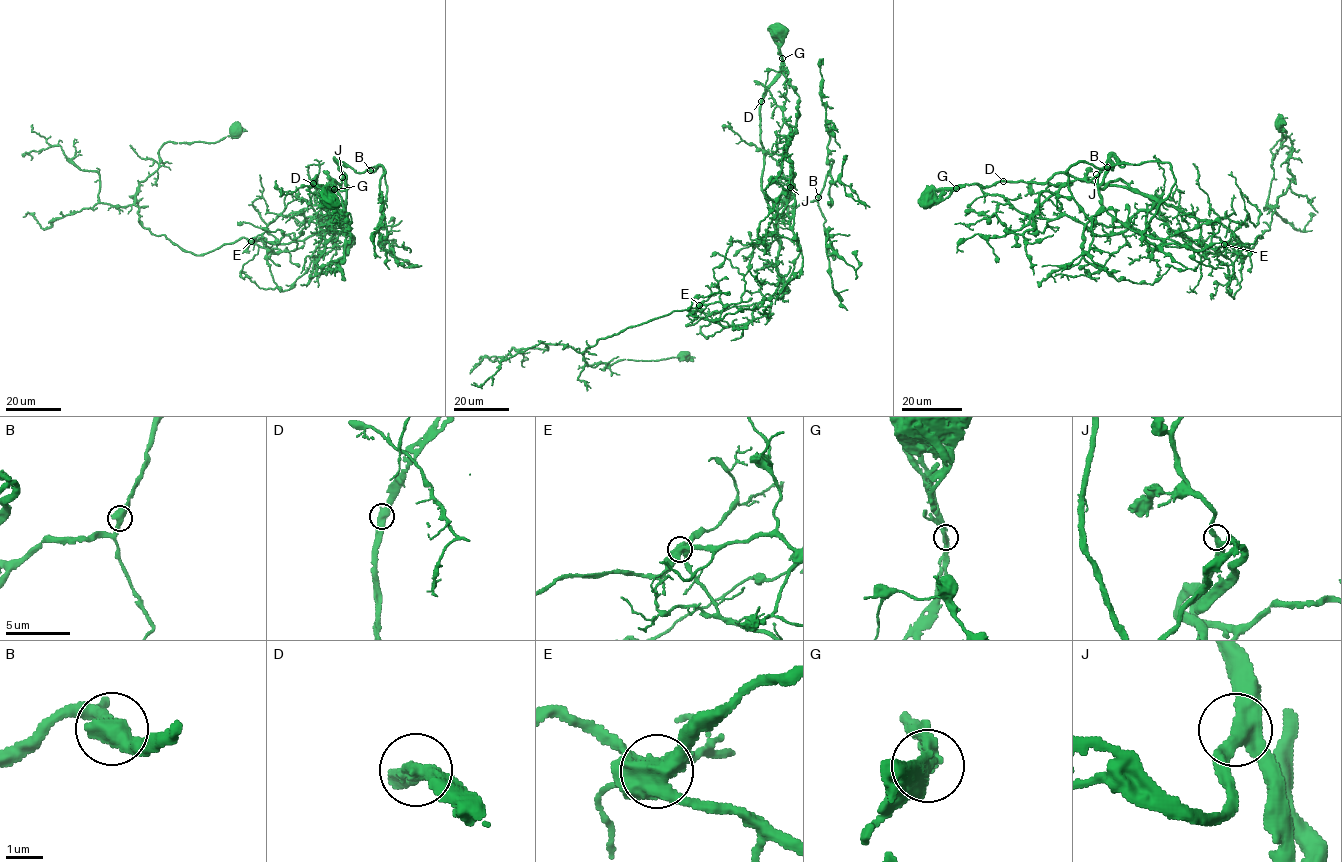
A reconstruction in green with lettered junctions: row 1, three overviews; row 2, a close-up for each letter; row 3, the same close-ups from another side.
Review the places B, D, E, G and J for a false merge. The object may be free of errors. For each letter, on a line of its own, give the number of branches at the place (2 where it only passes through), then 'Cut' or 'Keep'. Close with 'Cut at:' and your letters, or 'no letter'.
B: Branches: 2. Keep
D: Branches: 2. Keep
E: Branches: 4. Cut
G: Branches: 3. Keep
J: Branches: 3. Keep
Cut at: E

